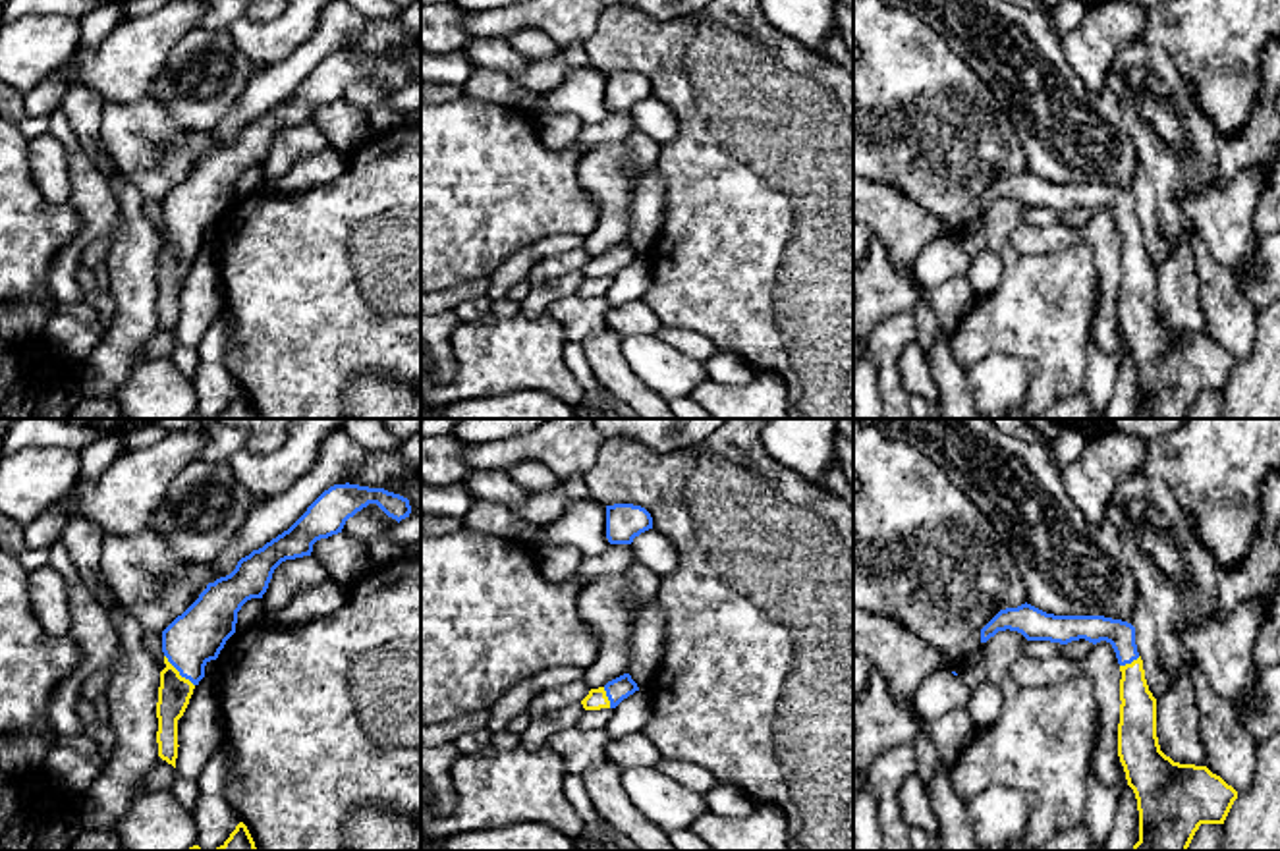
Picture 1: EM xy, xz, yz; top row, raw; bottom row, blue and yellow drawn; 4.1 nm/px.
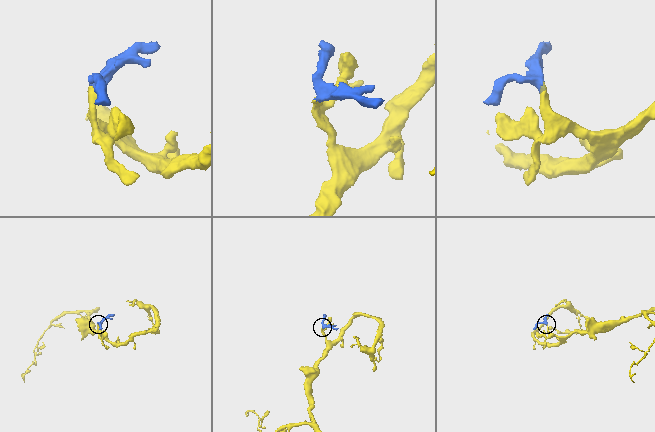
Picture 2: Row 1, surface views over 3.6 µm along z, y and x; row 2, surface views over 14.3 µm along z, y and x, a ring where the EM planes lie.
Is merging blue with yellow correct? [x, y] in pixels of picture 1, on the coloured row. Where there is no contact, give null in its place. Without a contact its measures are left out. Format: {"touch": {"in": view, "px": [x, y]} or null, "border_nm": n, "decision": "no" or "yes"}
{"touch": {"in": "xy", "px": [178, 670]}, "border_nm": 180, "decision": "yes"}

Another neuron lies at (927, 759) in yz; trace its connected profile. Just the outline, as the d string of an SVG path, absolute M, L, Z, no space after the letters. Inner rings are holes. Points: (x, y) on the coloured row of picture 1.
M921 720L921 733L913 743L915 755L917 755L915 772L925 785L932 780L934 770L940 762L938 753L936 753L936 745L931 739L929 729L931 729L931 722Z

